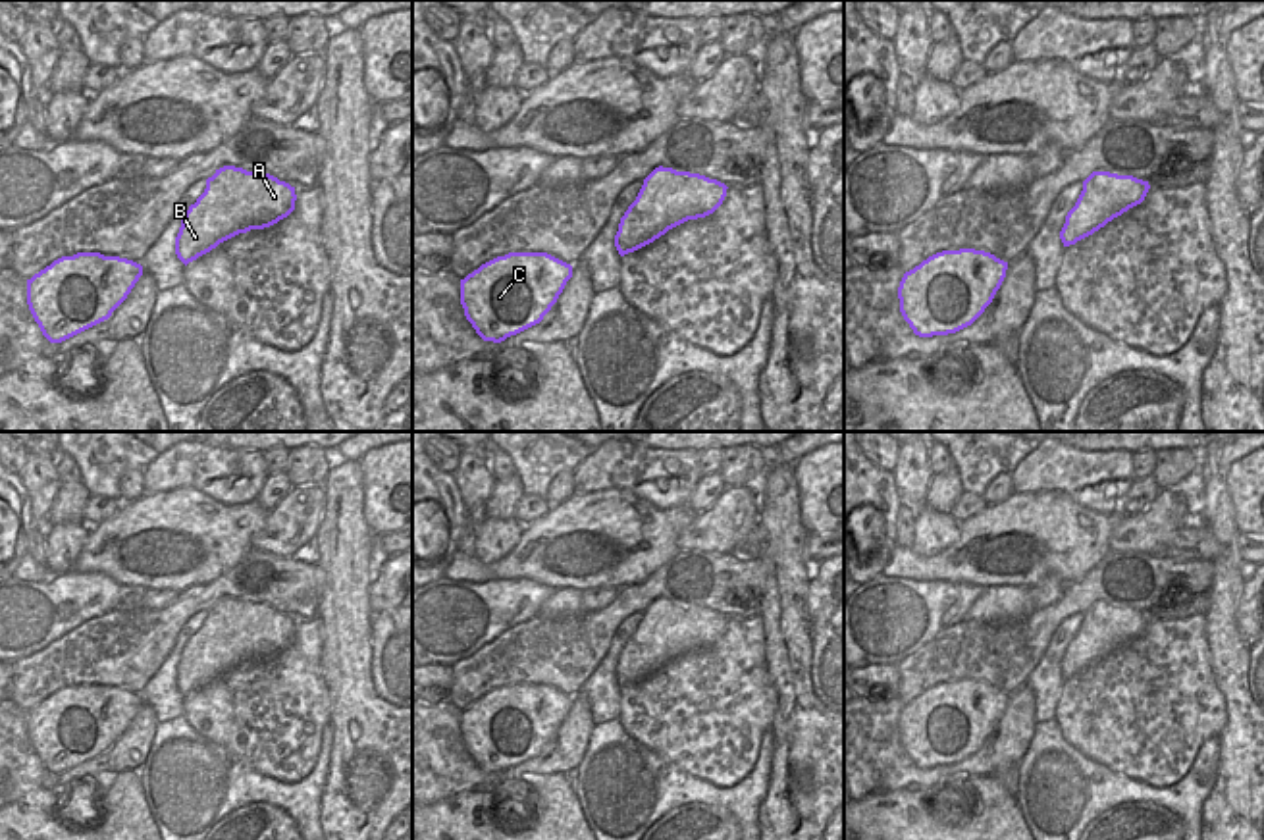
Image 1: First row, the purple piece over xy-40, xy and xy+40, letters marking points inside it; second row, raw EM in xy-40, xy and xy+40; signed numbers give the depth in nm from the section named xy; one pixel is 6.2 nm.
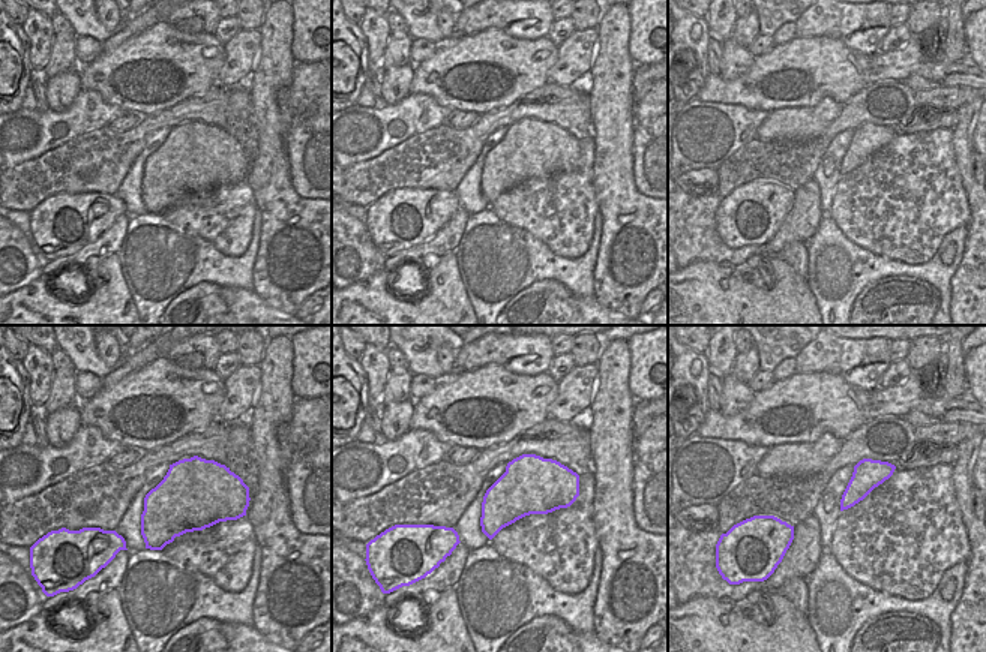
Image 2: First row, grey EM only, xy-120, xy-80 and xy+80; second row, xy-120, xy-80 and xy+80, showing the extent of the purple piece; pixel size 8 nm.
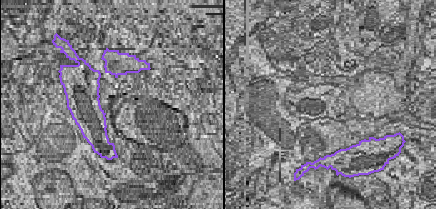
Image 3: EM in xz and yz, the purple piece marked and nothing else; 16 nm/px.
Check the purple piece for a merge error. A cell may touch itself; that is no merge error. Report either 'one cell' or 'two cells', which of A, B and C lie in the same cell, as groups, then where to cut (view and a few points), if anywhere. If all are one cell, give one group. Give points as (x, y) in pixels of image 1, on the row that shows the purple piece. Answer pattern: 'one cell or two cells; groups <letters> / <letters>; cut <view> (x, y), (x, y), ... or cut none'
one cell; groups A B C; cut none

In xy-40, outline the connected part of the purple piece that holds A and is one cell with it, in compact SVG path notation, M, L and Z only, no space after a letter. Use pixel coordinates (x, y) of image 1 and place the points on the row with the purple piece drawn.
M224 166L206 179L175 237L175 254L187 266L220 243L264 229L295 210L295 187L264 171Z

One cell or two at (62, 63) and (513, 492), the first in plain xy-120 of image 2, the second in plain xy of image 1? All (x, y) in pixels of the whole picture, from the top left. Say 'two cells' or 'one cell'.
one cell

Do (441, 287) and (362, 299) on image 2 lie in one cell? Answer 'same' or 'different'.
same

